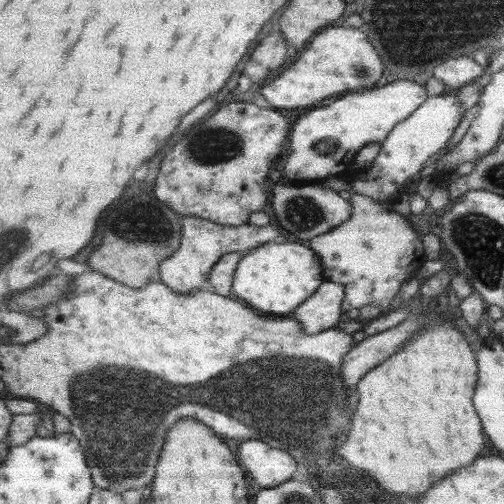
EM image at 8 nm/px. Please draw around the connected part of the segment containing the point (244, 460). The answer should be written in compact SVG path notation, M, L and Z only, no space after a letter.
M237 442L235 448L240 465L245 467L249 478L252 478L260 488L273 488L283 481L301 475L300 467L294 458L264 442Z

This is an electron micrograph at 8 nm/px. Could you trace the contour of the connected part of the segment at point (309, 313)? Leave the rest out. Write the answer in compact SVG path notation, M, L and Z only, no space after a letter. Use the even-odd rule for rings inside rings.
M322 281L321 285L317 287L317 290L311 296L305 298L305 301L301 302L297 309L289 313L289 317L295 319L298 325L301 325L305 334L317 334L321 330L334 327L337 322L342 320L339 307L341 307L343 295L341 285L337 285L335 282Z

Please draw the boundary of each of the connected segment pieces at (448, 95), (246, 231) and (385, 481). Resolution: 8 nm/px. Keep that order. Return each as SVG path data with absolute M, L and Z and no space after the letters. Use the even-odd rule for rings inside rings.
M447 89L439 96L426 97L405 120L394 124L387 133L379 154L370 164L370 168L355 171L347 179L353 190L357 194L372 198L381 204L387 204L397 197L397 188L420 171L421 164L427 158L448 144L454 128L460 121L460 116L462 116L462 109L455 97L456 91Z
M196 216L182 218L181 247L173 257L161 262L161 271L158 277L177 294L192 294L192 292L197 292L200 287L207 287L209 272L225 254L245 250L251 251L255 247L259 247L259 244L268 243L284 234L274 223L256 226L247 222L239 226L223 226Z
M428 319L401 350L361 377L356 385L356 403L344 440L332 451L351 468L363 470L381 490L393 496L405 494L411 500L417 500L437 480L459 466L469 466L486 452L481 423L471 400L475 384L476 356L463 334L450 321Z

